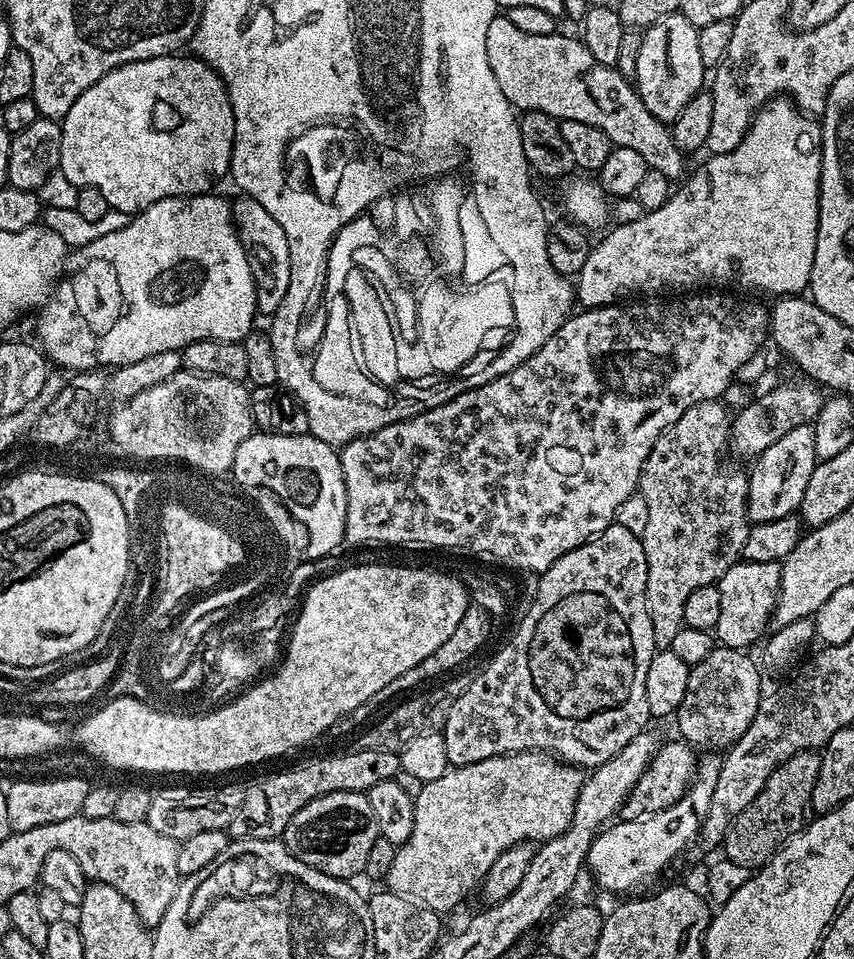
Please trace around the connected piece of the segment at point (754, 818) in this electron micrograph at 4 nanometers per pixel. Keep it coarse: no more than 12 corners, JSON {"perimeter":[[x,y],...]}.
{"perimeter":[[820,752],[794,754],[734,818],[723,859],[767,864],[810,816]]}

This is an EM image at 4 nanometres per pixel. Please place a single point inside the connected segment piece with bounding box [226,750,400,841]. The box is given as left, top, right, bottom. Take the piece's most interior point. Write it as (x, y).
(268, 804)

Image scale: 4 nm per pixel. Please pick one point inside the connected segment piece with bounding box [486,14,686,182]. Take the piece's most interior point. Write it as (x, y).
(548, 73)

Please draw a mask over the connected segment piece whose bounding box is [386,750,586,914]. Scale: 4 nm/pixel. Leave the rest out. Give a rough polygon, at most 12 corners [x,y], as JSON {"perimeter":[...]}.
{"perimeter":[[543,751],[422,786],[387,891],[447,914],[524,840],[585,773]]}

